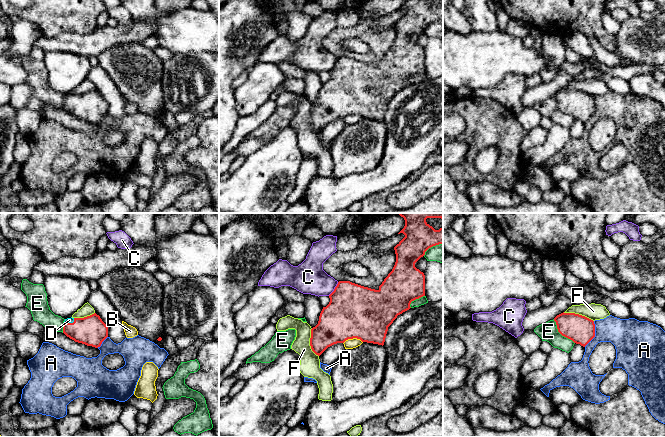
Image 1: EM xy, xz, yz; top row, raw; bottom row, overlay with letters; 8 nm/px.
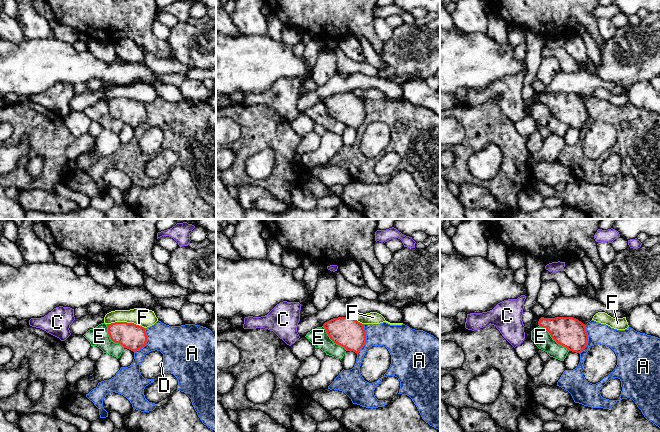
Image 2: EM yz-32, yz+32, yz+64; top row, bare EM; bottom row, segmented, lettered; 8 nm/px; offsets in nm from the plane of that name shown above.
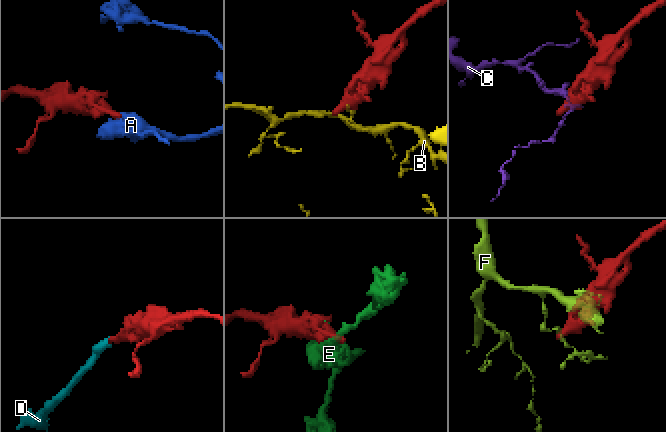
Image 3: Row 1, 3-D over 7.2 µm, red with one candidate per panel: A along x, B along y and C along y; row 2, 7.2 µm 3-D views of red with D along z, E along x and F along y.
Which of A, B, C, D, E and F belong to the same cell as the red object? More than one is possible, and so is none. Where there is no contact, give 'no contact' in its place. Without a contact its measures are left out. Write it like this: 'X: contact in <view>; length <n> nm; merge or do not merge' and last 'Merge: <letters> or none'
A: contact in yz; length 220 nm; do not merge
B: contact in xz; length 160 nm; do not merge
C: contact in xz; length 140 nm; do not merge
D: contact in xy; length 100 nm; merge
E: contact in yz; length 260 nm; do not merge
F: contact in yz; length 260 nm; do not merge
Merge: D

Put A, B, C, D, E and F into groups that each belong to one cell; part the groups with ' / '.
A / B / C / D / E / F

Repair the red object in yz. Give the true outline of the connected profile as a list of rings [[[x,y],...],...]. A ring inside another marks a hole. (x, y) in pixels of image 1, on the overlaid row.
[[[561,313],[554,318],[558,332],[585,347],[595,337],[594,321],[575,313]]]

